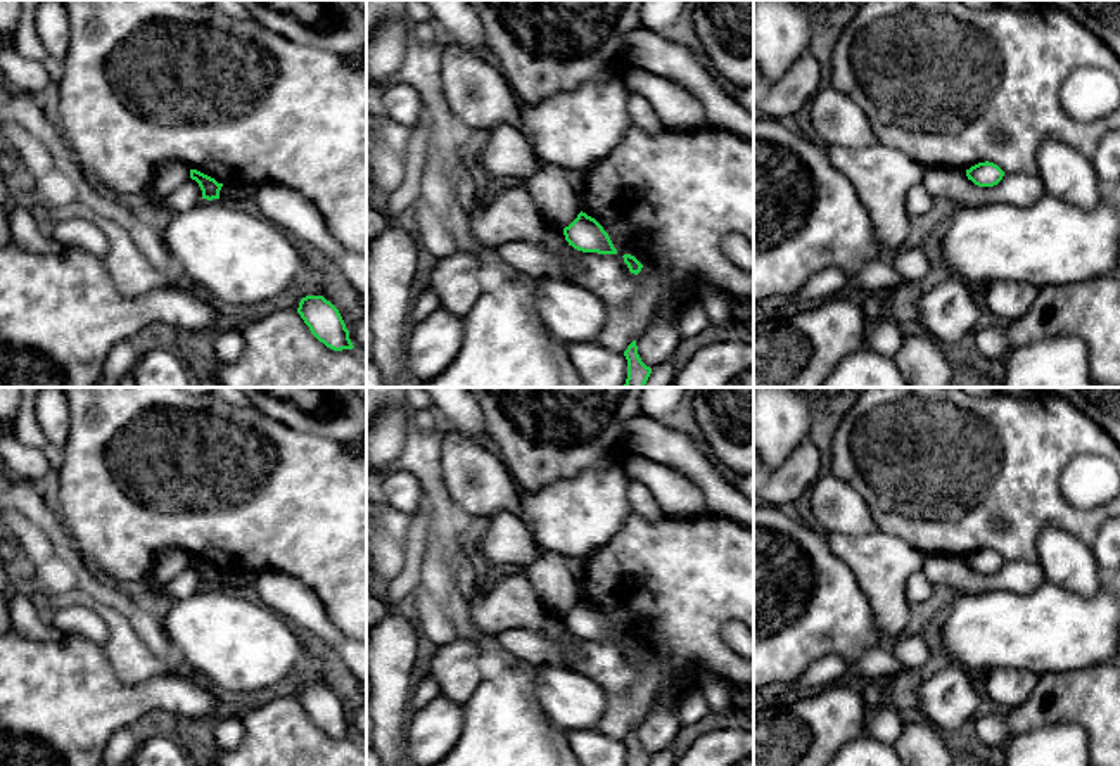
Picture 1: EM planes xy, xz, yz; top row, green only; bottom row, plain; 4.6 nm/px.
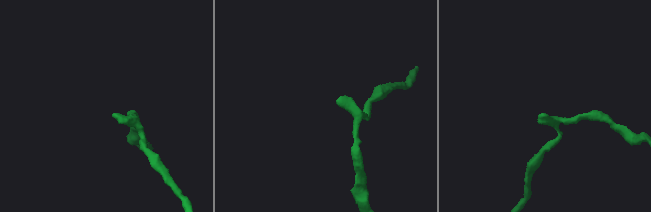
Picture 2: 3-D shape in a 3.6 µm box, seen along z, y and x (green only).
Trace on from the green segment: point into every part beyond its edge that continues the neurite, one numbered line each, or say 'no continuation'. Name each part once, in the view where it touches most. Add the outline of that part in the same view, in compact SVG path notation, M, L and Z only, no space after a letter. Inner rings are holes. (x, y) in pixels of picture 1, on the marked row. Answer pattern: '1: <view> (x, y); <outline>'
no continuation

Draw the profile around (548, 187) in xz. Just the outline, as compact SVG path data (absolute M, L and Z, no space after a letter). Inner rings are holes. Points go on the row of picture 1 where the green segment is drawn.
M548 164L531 173L524 182L534 204L555 228L563 230L581 213L563 168Z

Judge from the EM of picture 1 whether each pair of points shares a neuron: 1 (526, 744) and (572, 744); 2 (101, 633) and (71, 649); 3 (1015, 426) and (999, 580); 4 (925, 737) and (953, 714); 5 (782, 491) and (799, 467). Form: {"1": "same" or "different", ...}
{"1": "different", "2": "different", "3": "different", "4": "different", "5": "same"}

